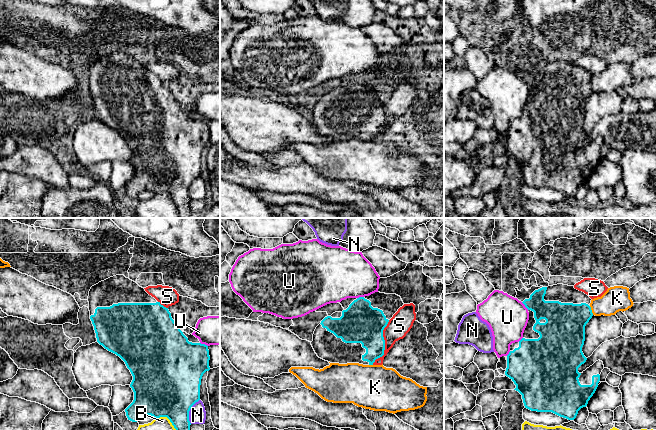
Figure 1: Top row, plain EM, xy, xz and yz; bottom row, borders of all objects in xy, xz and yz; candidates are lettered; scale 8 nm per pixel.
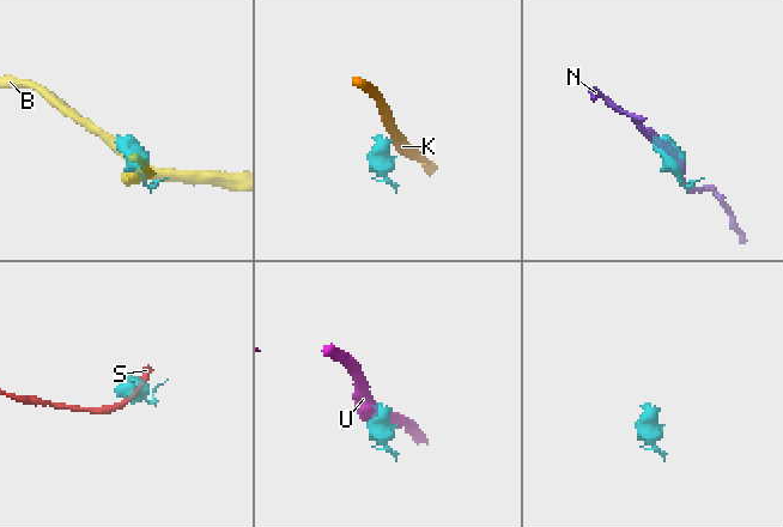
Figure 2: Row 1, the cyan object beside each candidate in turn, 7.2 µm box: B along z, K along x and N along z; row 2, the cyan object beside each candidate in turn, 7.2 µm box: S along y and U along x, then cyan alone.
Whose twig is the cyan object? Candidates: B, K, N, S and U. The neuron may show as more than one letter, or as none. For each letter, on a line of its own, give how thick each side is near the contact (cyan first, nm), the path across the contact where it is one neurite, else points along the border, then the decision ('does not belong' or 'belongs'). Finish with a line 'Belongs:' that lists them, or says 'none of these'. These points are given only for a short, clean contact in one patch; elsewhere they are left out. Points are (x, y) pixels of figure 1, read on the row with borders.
B: 500 nm thick on the cyan side, 110 nm on the other; does not belong
K: 320 nm thick on the cyan side, 200 nm on the other; border along yz (589, 306), (593, 314); does not belong
N: 480 nm thick on the cyan side, 140 nm on the other; does not belong
S: 320 nm thick on the cyan side, 180 nm on the other; border along xz (389, 320), (383, 330), (384, 353), (372, 364); does not belong
U: 400 nm thick on the cyan side, 240 nm on the other; does not belong
Belongs: none of these

